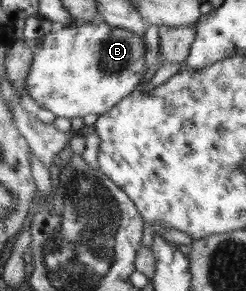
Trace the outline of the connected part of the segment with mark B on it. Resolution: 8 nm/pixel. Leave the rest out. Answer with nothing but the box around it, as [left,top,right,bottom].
[25,21,148,117]

